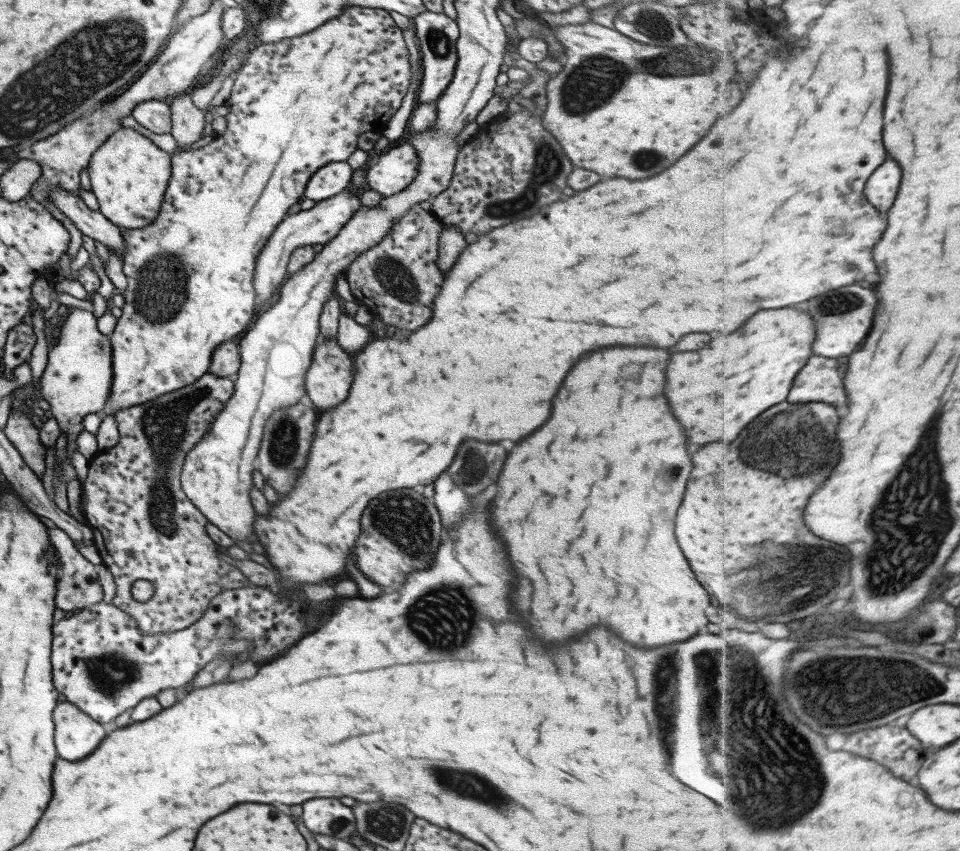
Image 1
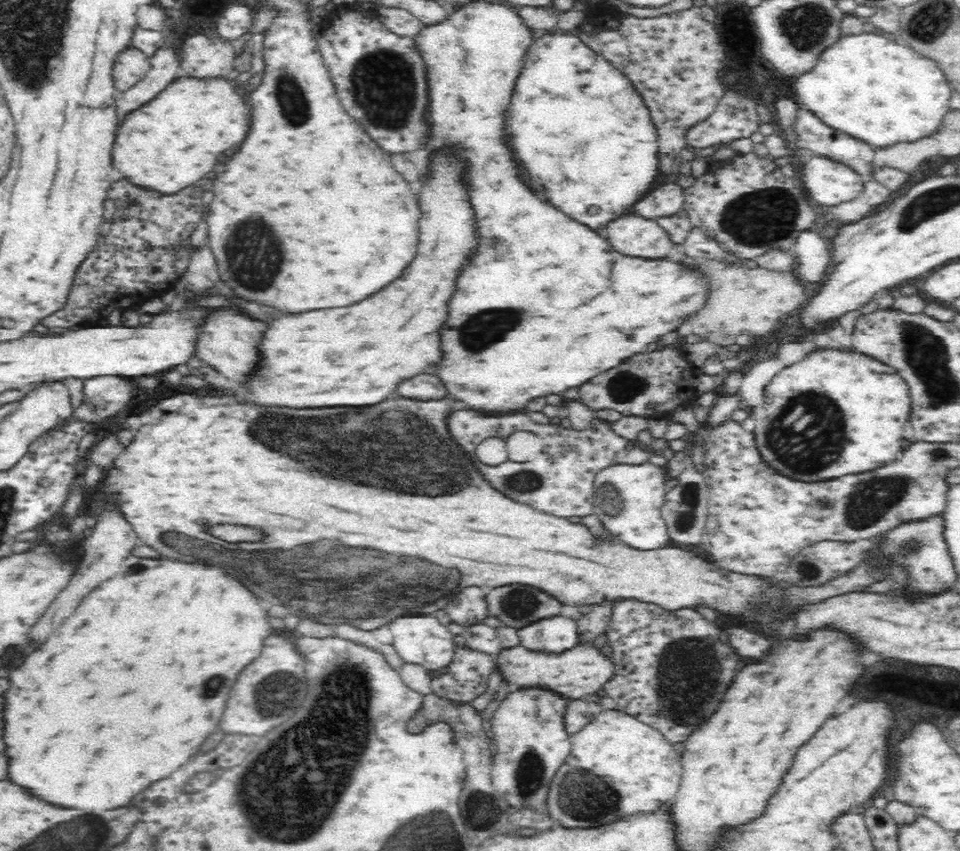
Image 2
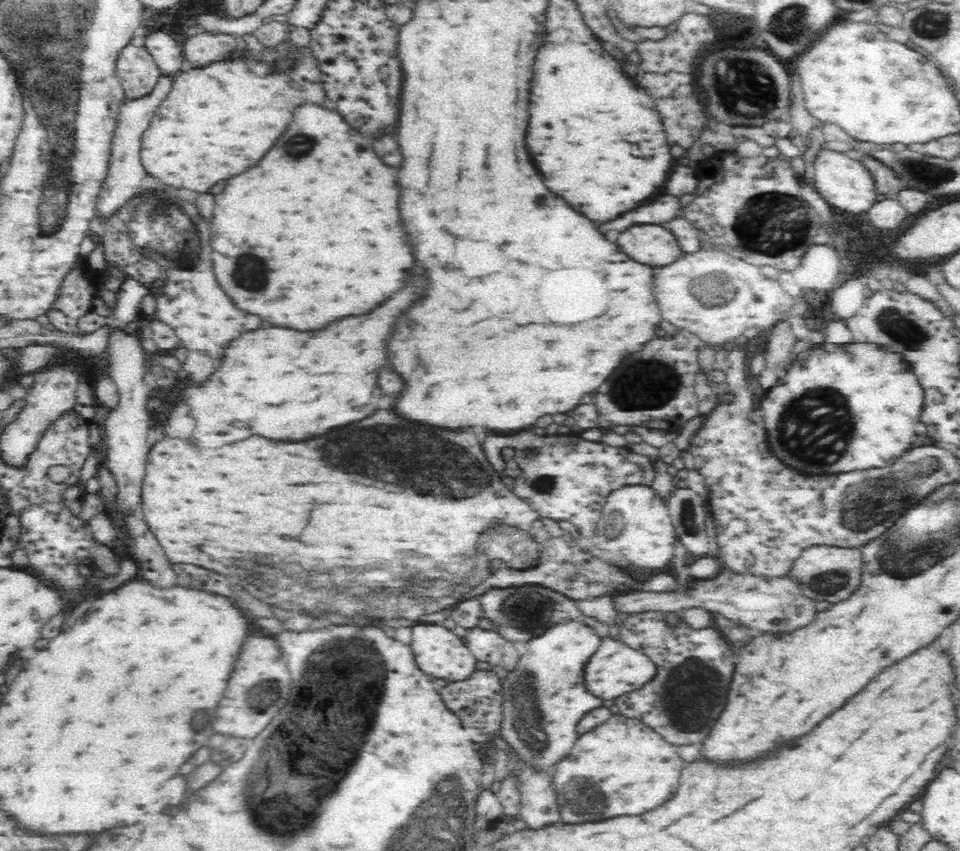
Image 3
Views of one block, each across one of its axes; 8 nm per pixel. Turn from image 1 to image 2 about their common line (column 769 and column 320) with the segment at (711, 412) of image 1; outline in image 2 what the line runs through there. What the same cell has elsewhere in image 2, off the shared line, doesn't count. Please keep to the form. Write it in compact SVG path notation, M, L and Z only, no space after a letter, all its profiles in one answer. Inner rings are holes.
M438 162L436 166L436 178L426 182L424 186L424 194L422 194L422 220L420 220L420 244L418 244L418 254L414 258L414 262L410 264L410 268L406 270L406 274L402 278L398 278L394 284L386 286L382 292L374 294L370 300L364 300L362 304L354 304L350 308L332 308L332 310L316 310L316 312L306 312L306 314L298 314L298 316L286 316L286 318L278 318L274 320L266 332L262 332L262 338L256 346L256 364L254 368L248 372L248 376L242 382L242 394L236 394L236 402L244 404L244 406L256 406L262 410L270 410L270 408L284 408L284 410L322 410L322 408L346 408L346 406L372 406L372 404L380 404L386 400L386 396L394 390L394 386L408 376L418 374L420 370L426 368L426 364L430 364L432 360L438 360L438 324L446 318L446 302L450 298L450 292L454 290L454 278L456 278L456 270L464 264L466 256L472 252L474 246L474 222L464 198L464 188L458 184L456 180L456 170L452 170L446 162Z

